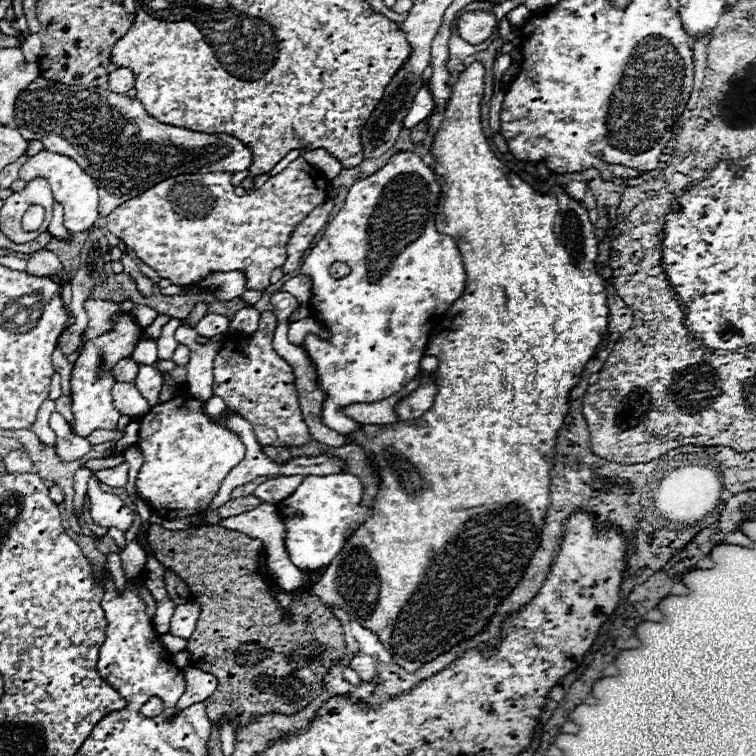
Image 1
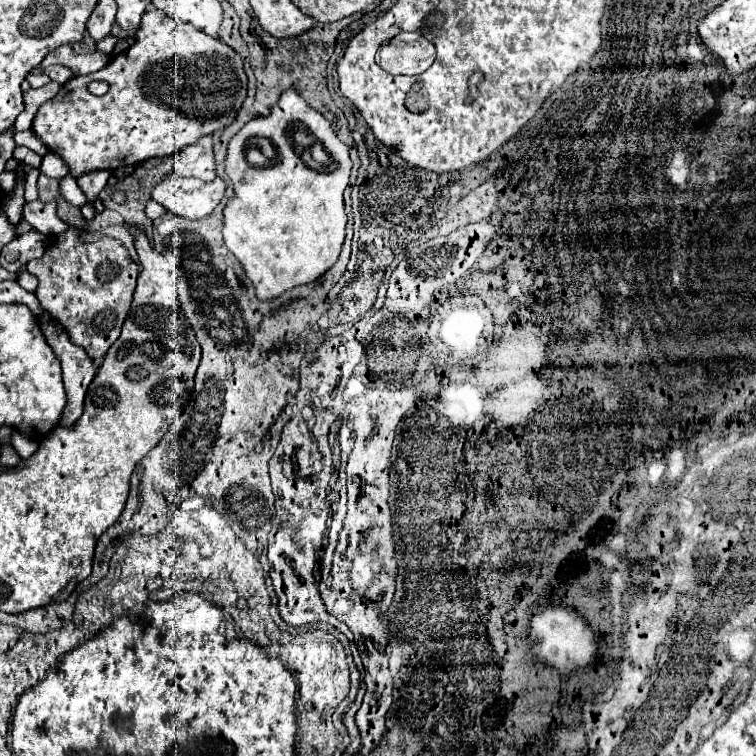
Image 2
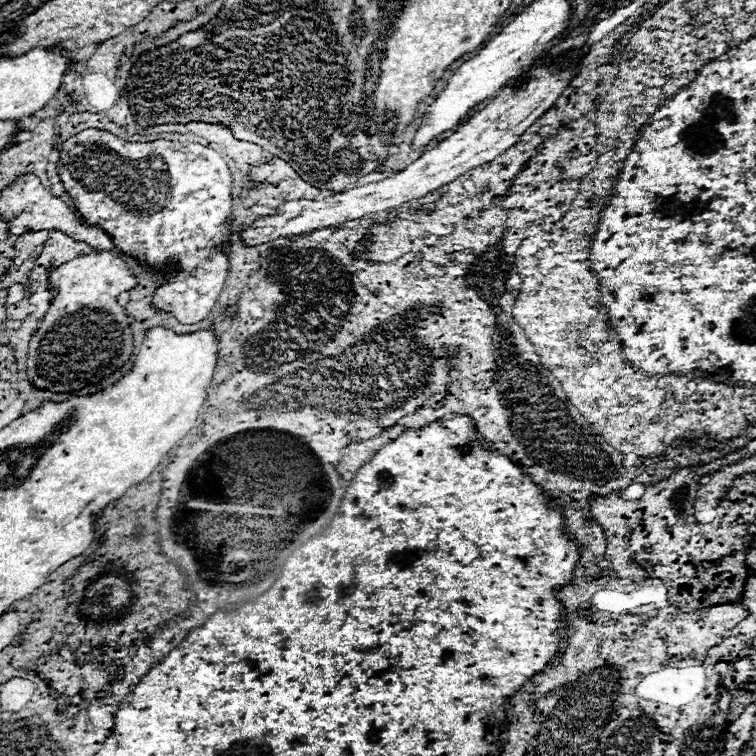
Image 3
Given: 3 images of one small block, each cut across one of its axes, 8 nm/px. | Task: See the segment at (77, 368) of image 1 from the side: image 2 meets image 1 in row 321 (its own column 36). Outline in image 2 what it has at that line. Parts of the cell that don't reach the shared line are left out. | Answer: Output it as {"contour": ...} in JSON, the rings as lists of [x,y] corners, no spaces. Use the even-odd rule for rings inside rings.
{"contour":[[[148,10],[144,16],[142,16],[142,28],[138,30],[136,34],[136,42],[134,46],[130,46],[126,52],[118,54],[116,58],[112,58],[102,70],[94,72],[94,74],[86,74],[86,76],[74,76],[72,80],[68,80],[60,92],[44,102],[34,118],[34,124],[32,124],[32,130],[36,132],[36,136],[46,144],[48,150],[52,150],[54,154],[58,154],[68,166],[70,166],[70,174],[74,178],[82,176],[82,174],[88,174],[88,172],[94,172],[94,170],[116,170],[116,168],[122,168],[122,166],[130,166],[130,164],[136,164],[136,162],[142,162],[142,160],[148,160],[148,158],[156,158],[156,156],[172,156],[176,154],[180,148],[188,146],[188,144],[194,144],[198,140],[198,136],[202,134],[212,134],[216,130],[222,130],[226,128],[228,124],[234,122],[236,118],[236,112],[240,110],[242,102],[246,98],[246,74],[244,74],[244,68],[242,68],[242,58],[230,48],[226,46],[222,40],[216,40],[208,34],[204,34],[202,30],[194,28],[192,24],[186,24],[186,22],[178,22],[174,20],[172,16],[168,16],[166,12],[162,10]],[[94,80],[102,80],[102,82],[108,82],[110,84],[110,90],[104,94],[104,96],[94,96],[90,94],[88,90],[88,84],[94,82]]]}

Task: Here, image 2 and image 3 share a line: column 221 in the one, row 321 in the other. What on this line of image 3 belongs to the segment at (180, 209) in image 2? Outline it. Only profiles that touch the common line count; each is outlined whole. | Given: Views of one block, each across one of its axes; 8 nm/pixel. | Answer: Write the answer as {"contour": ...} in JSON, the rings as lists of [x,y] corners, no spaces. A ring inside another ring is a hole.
{"contour":[[[90,128],[62,144],[56,170],[80,216],[104,228],[124,254],[134,256],[140,264],[154,270],[166,270],[178,264],[178,272],[154,292],[152,304],[156,308],[170,312],[180,324],[196,324],[210,316],[228,278],[230,258],[224,246],[232,234],[232,176],[216,150],[196,142],[128,142],[106,130]]]}

